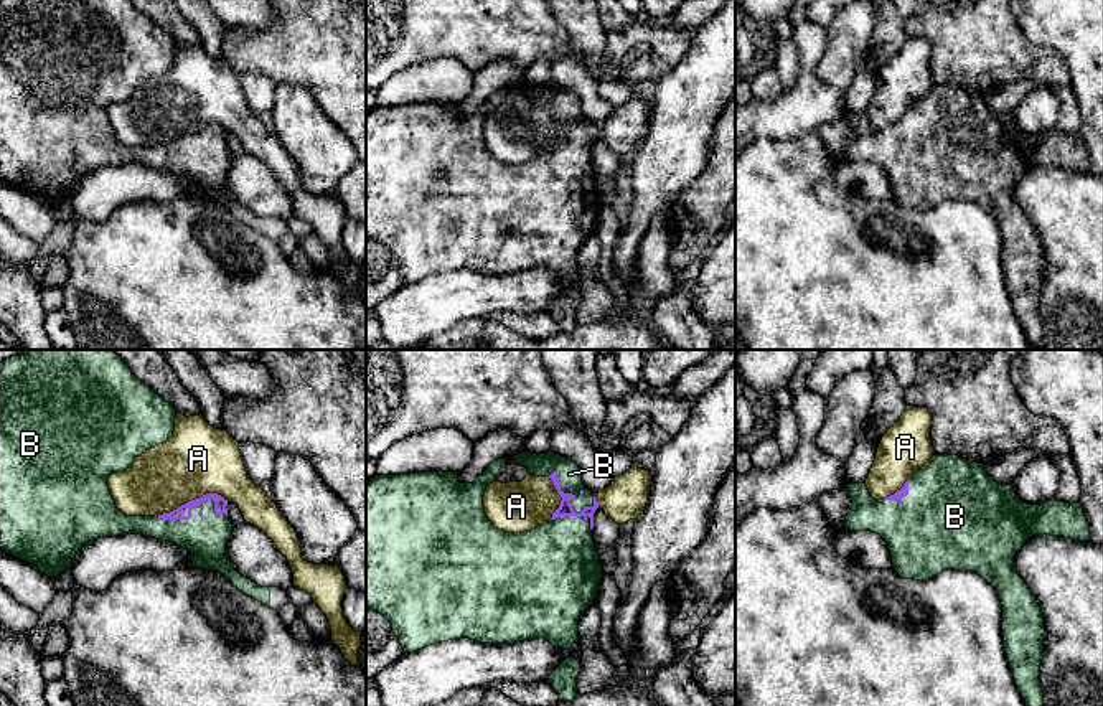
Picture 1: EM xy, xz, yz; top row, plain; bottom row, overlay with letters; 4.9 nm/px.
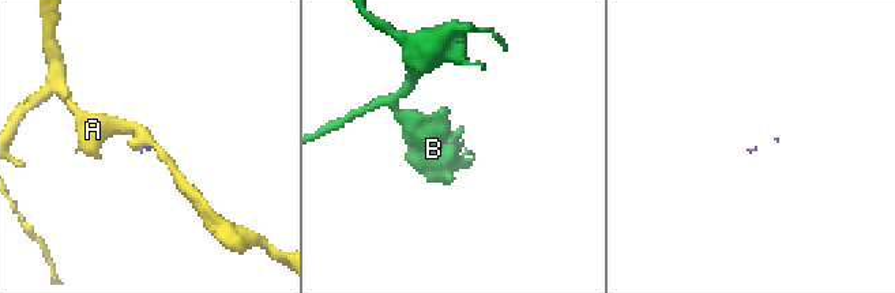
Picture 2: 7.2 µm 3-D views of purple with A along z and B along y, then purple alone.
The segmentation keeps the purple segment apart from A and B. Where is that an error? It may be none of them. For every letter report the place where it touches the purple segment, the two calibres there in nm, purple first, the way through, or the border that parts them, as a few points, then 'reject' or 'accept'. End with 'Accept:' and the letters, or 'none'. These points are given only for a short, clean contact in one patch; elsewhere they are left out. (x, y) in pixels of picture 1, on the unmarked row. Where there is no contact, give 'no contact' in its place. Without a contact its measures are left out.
A: xy (193, 131) | 70/340 nm | along xy (228, 131), (216, 124), (203, 124), (159, 145) | reject
B: xz (569, 131) | 70/110 nm | accept
Accept: B

